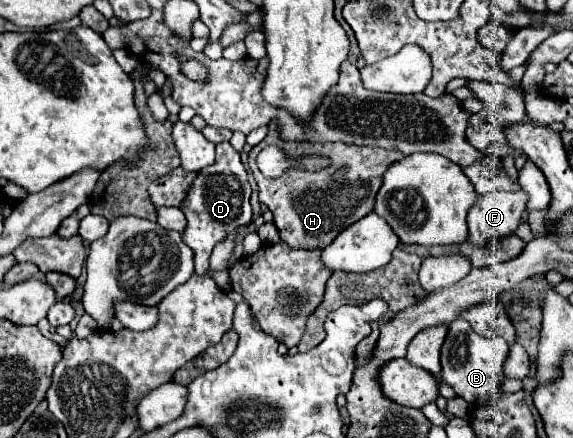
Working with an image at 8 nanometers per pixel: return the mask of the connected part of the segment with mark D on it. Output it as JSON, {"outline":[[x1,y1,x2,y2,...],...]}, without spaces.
{"outline":[[229,142,217,144,215,164,209,166,205,172,197,174,189,190,189,196,183,202,183,210,191,210,191,212,183,212,187,218,183,242,195,254,195,272,199,276,203,276,209,270,209,256,215,244,223,242,235,228,251,222,253,210,249,204,249,196,251,196,251,186,247,182,247,170,241,164,239,152]]}

